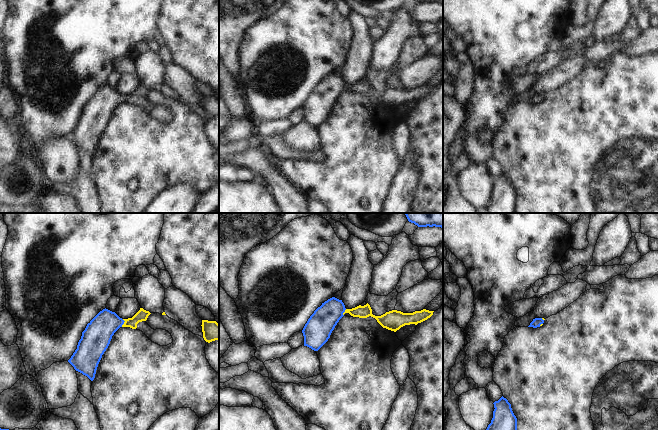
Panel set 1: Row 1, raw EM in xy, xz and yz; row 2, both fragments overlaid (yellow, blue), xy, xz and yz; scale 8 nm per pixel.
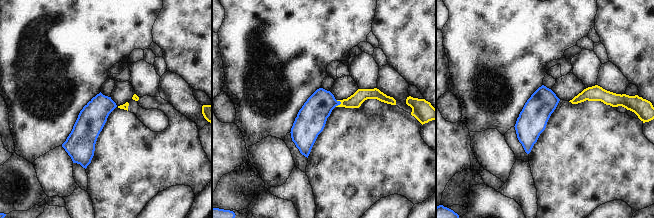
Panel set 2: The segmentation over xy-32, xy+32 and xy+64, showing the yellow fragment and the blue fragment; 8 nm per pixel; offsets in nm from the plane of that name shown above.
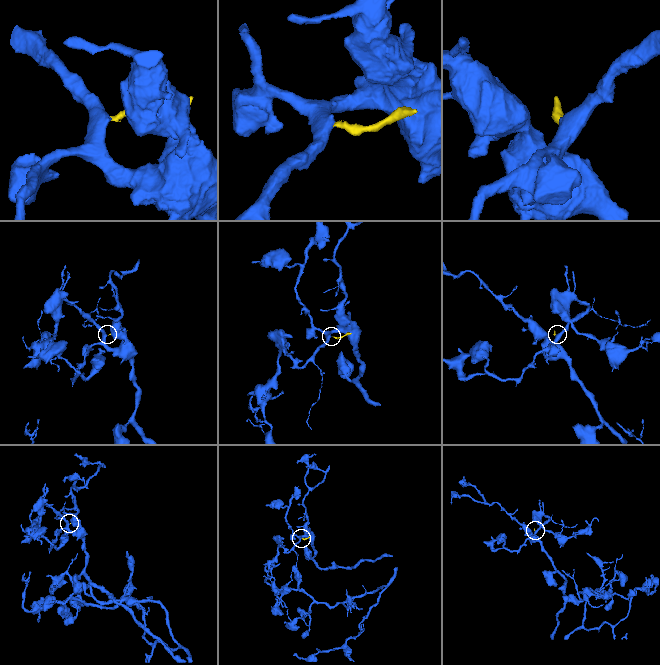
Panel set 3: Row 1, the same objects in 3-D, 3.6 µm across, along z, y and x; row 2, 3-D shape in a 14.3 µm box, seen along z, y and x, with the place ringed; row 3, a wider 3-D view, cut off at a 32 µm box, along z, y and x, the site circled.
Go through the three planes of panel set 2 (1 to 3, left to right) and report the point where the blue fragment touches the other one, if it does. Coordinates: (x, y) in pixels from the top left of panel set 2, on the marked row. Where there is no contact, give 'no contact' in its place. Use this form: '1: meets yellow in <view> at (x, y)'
1: no contact
2: meets yellow in xy+32 at (340, 104)
3: no contact

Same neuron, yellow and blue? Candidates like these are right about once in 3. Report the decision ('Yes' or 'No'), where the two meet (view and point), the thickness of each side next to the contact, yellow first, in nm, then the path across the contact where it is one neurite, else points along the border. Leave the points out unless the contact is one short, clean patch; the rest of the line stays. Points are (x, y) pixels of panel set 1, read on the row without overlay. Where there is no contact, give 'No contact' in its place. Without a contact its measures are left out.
Yes. Touches yellow at xy (124, 99). Thickness 90 nm (yellow) against 220 nm. Path across: xy (142, 91), (132, 98), (124, 99), (109, 99), (97, 111)

